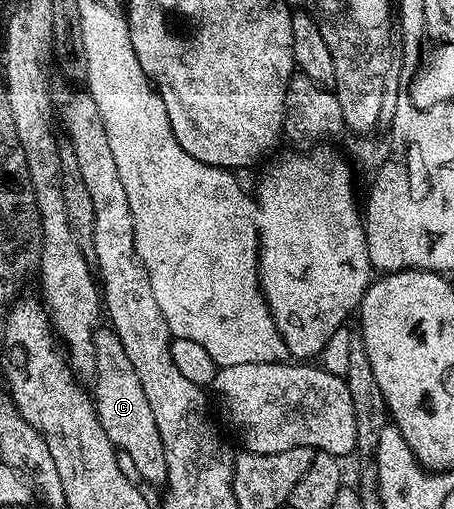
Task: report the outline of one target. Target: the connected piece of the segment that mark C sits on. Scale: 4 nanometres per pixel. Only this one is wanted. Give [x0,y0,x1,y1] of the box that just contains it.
[92,329,165,484]

